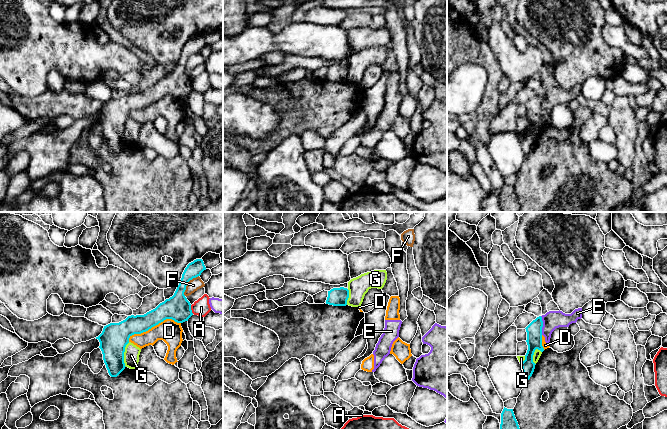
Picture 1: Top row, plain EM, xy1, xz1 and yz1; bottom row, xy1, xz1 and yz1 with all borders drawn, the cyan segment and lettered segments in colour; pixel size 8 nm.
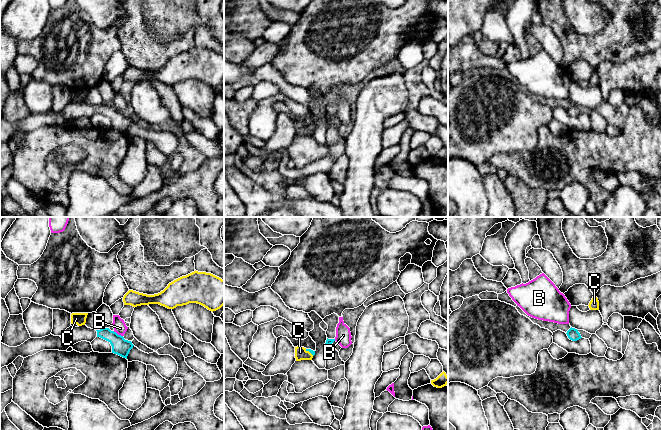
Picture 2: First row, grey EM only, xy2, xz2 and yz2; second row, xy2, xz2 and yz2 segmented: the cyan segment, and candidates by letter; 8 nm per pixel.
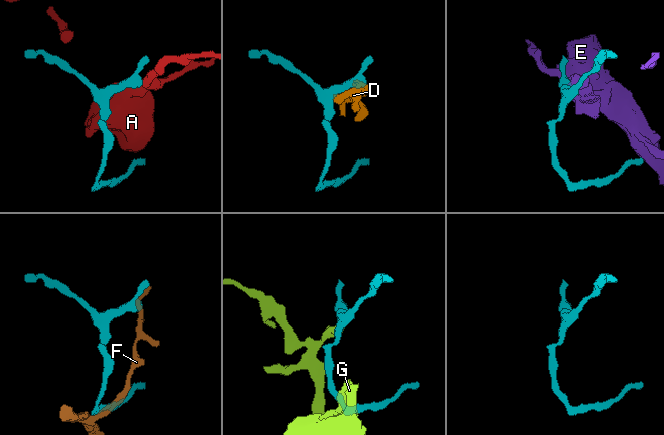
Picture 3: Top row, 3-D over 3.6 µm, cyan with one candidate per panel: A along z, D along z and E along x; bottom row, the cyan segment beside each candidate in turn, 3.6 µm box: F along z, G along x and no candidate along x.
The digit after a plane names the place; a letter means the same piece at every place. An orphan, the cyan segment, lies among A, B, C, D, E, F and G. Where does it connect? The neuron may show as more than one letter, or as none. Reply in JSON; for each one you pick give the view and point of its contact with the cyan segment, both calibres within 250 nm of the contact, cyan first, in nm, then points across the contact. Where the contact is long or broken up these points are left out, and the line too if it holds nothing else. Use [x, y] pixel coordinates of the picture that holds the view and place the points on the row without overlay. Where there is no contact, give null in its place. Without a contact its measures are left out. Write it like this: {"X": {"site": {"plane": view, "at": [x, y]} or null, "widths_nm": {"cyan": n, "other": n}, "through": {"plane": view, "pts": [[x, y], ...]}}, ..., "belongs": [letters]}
{"belongs": []}

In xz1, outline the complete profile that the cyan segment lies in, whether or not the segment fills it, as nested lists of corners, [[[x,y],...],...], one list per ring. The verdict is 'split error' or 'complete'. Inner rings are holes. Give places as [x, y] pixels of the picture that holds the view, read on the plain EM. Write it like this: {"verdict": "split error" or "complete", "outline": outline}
{"verdict": "complete", "outline": [[[344,63],[333,64],[328,67],[326,80],[333,82],[346,82],[349,74],[349,66]]]}

